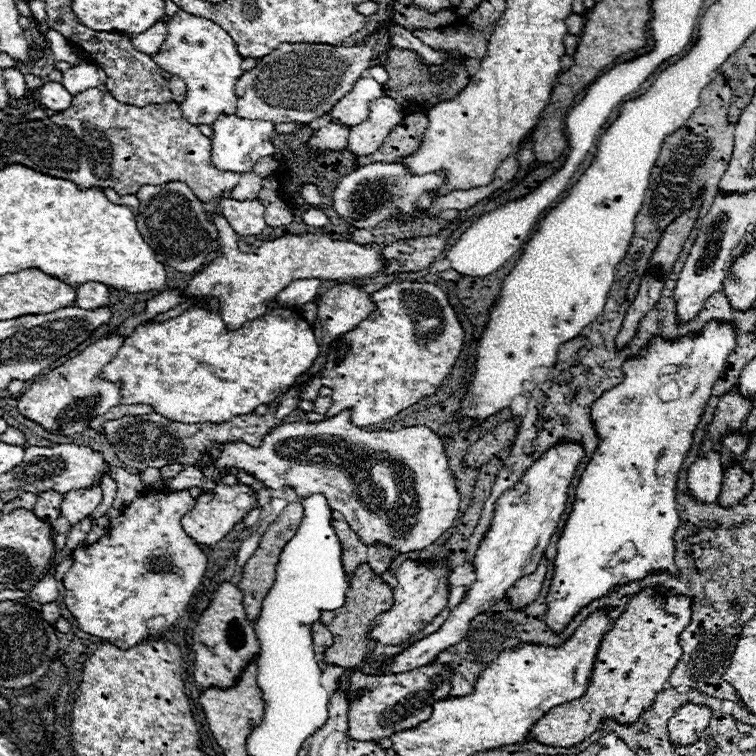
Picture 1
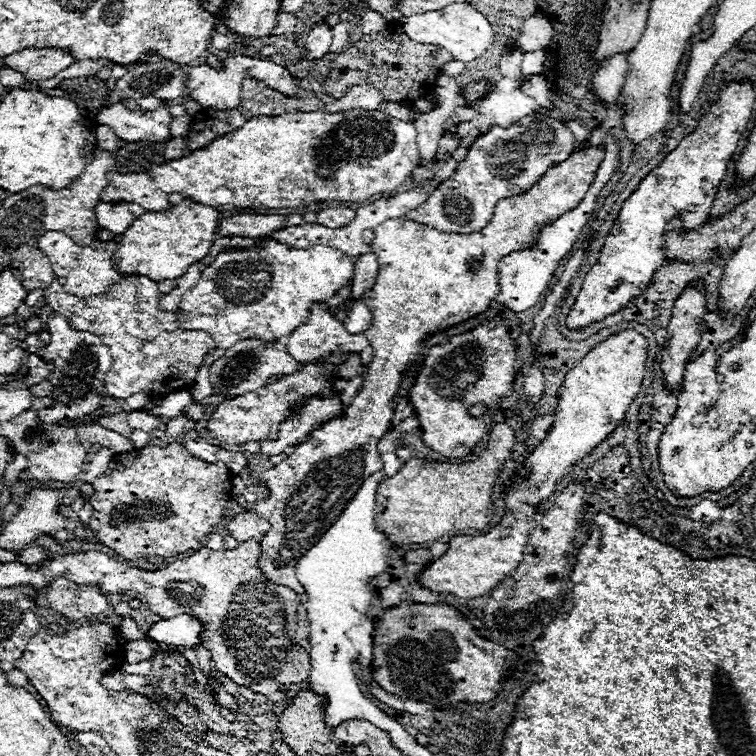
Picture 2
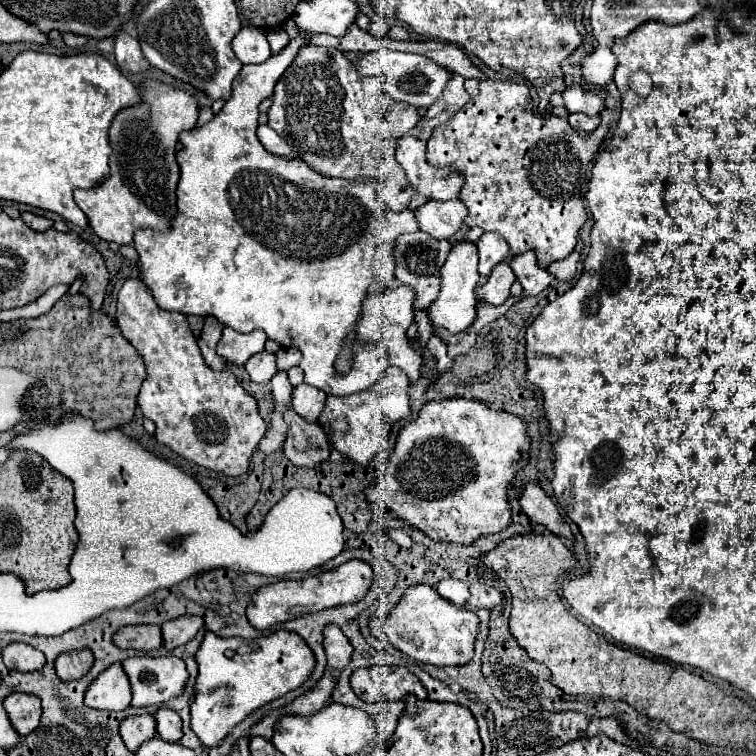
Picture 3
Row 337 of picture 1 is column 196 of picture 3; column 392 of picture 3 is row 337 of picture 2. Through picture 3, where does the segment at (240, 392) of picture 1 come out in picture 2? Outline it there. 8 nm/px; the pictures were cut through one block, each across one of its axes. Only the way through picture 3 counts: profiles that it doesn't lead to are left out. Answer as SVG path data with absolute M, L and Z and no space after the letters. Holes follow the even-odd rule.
M268 240L258 248L218 254L218 258L202 270L196 286L182 296L176 312L182 328L204 330L216 342L216 348L204 358L190 394L196 400L212 394L210 366L228 346L234 346L242 338L262 338L268 342L288 336L290 330L306 322L310 306L332 298L348 282L352 272L354 260L328 246L292 250L286 244Z

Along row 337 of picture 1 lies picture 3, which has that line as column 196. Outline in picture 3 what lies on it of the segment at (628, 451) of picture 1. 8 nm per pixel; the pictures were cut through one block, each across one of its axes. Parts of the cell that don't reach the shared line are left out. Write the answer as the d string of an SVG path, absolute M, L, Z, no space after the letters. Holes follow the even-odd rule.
M286 630L256 640L220 638L214 632L206 632L204 642L196 652L196 662L198 680L196 696L190 706L190 724L206 748L220 746L232 734L234 726L246 720L254 710L300 688L310 680L316 666L316 658L306 642L302 642L298 634Z

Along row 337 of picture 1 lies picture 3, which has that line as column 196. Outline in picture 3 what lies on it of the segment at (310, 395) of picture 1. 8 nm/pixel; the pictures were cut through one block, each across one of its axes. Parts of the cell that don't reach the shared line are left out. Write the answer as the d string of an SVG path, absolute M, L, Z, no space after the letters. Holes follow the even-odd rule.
M128 278L118 292L116 324L122 336L138 350L144 360L146 378L138 392L138 406L142 408L142 414L156 424L156 440L188 462L226 476L242 476L248 470L252 452L266 432L266 422L258 412L256 398L236 382L232 372L214 372L206 366L198 342L190 334L186 316L162 310L152 292L139 278Z

